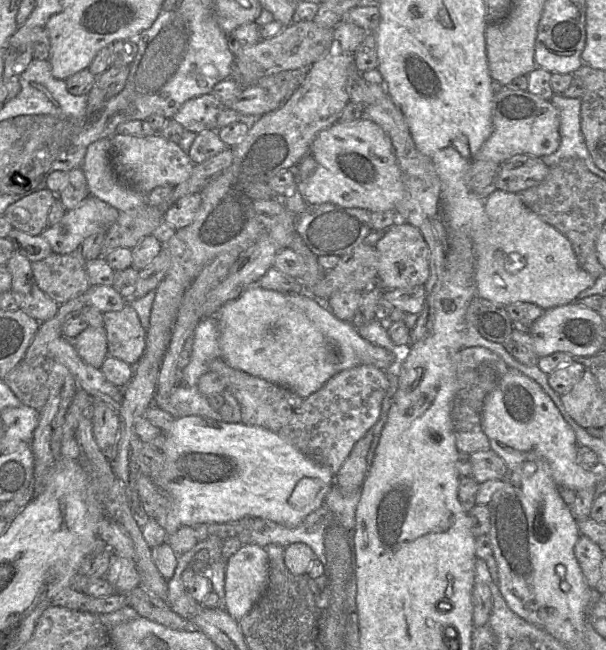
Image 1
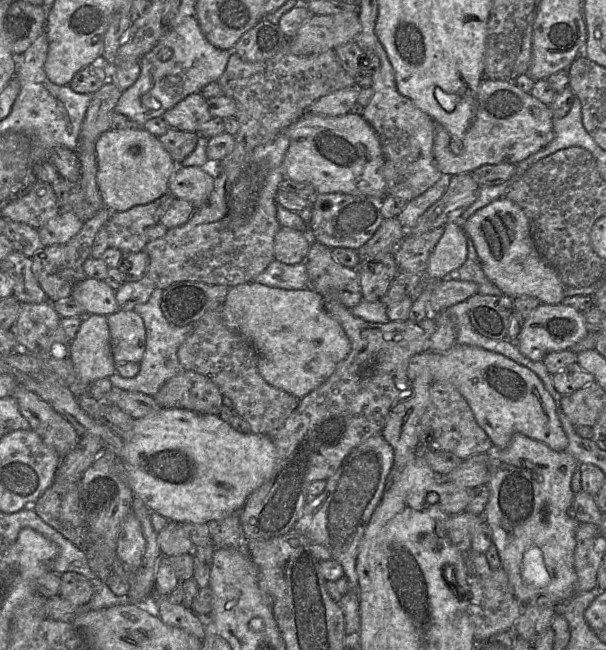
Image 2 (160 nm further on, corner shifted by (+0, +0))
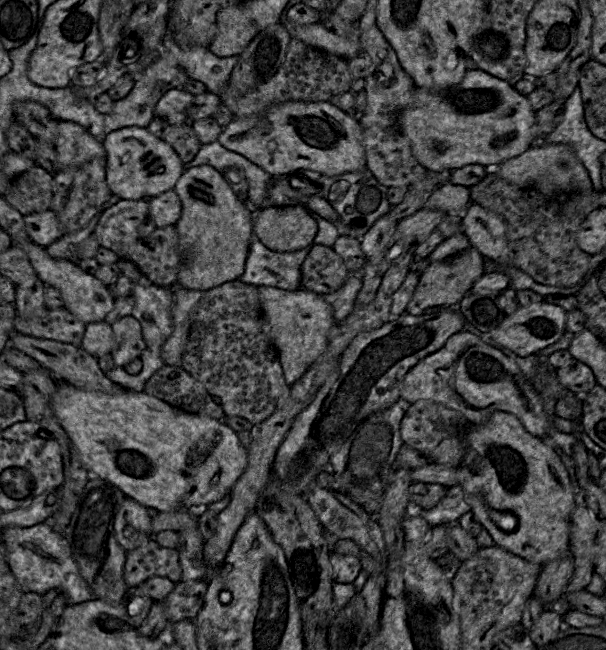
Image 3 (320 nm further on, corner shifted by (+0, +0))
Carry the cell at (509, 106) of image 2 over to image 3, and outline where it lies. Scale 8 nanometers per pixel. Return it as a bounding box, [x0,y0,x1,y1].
[399,68,536,171]

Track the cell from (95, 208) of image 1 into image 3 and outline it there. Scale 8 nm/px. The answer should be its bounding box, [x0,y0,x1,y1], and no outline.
[24,210,64,248]

